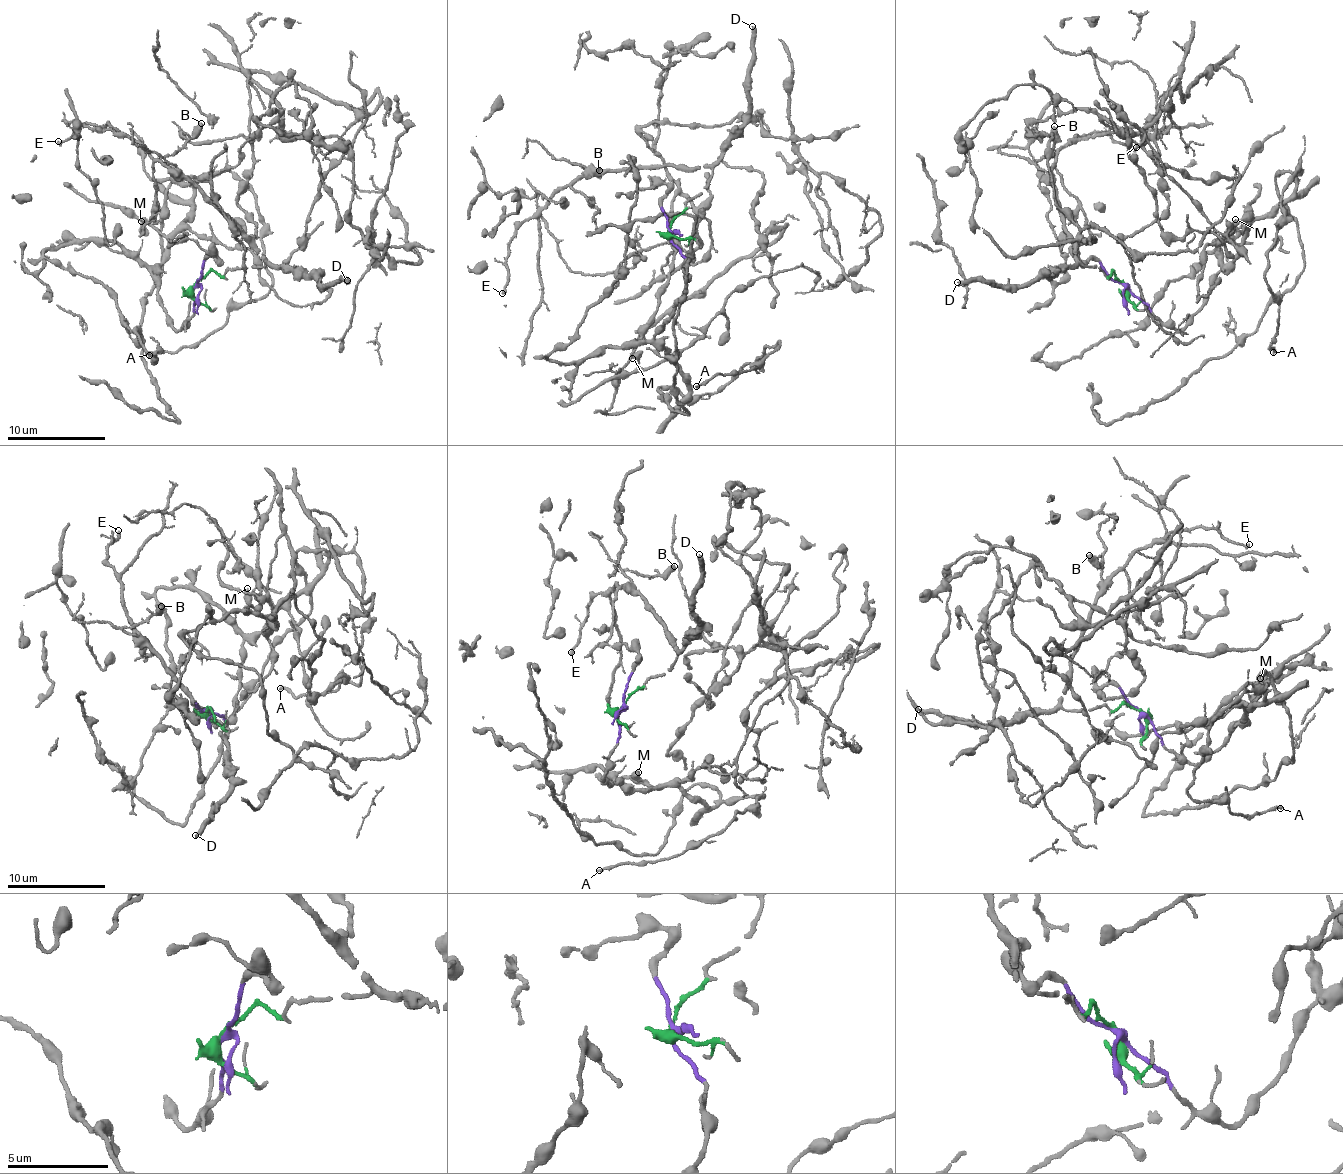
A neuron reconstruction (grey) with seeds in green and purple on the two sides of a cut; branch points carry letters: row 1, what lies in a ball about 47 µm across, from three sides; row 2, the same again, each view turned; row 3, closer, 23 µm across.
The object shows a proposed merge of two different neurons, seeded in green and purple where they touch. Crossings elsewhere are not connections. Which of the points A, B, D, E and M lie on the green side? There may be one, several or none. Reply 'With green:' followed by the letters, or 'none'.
With green: B, D, E

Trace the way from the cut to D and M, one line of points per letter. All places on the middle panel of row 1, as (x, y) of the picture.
D: (669, 232), (674, 218), (707, 182), (721, 143), (744, 121), (747, 67), (753, 52), (751, 25)
M: (669, 235), (685, 263), (684, 292), (655, 336), (666, 357), (643, 367), (634, 354), (633, 357)

